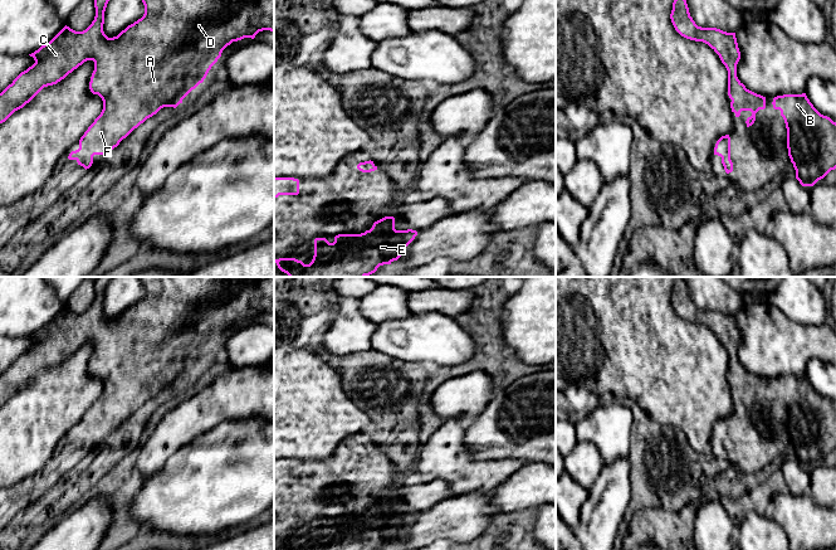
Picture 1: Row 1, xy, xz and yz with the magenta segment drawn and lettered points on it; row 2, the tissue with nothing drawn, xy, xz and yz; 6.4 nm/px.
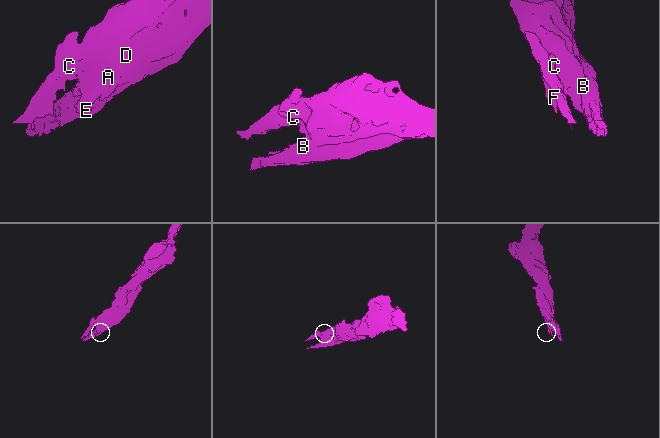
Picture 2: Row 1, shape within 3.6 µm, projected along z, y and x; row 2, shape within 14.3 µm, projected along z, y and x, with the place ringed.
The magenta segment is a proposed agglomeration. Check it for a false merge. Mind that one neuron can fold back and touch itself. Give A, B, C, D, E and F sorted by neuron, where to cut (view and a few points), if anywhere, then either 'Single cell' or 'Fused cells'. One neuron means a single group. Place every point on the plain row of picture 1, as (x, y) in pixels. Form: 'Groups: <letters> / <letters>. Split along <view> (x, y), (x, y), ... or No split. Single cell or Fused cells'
Groups: A B C D E F. No split. Single cell

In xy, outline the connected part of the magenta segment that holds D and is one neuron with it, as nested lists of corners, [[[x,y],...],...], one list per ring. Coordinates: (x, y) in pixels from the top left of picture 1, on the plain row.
[[[99,277],[94,281],[96,298],[83,313],[64,308],[48,326],[29,336],[35,345],[21,354],[0,375],[0,405],[15,393],[29,385],[44,369],[57,366],[87,342],[94,344],[89,371],[103,383],[103,391],[79,422],[79,430],[72,433],[69,442],[75,442],[85,452],[93,446],[94,437],[108,437],[119,424],[147,400],[163,389],[176,390],[182,381],[204,364],[223,332],[233,323],[254,321],[259,313],[274,313],[274,277],[138,277],[145,287],[141,301],[128,307],[117,318],[108,320],[103,313],[104,293],[114,277]]]

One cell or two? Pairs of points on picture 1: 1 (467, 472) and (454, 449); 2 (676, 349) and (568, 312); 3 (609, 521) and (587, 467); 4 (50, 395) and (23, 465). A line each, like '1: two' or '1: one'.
1: one
2: one
3: two
4: one

